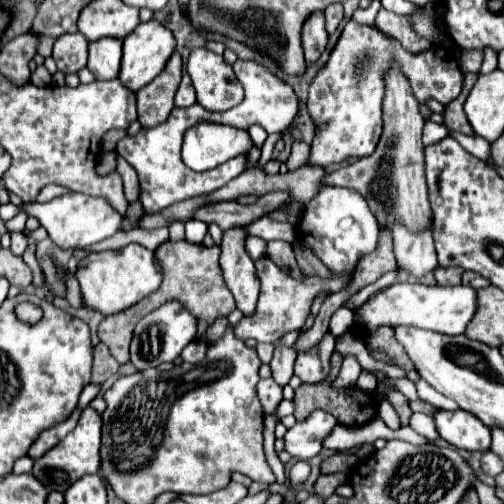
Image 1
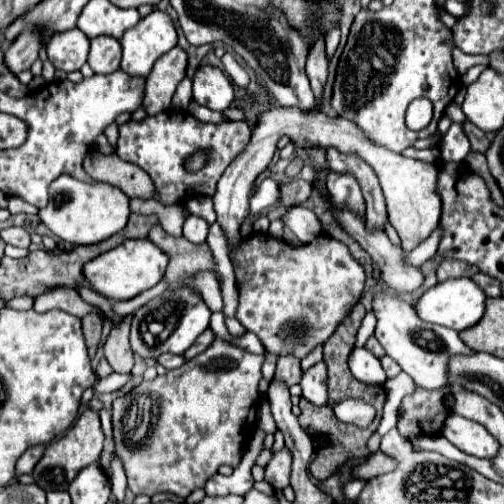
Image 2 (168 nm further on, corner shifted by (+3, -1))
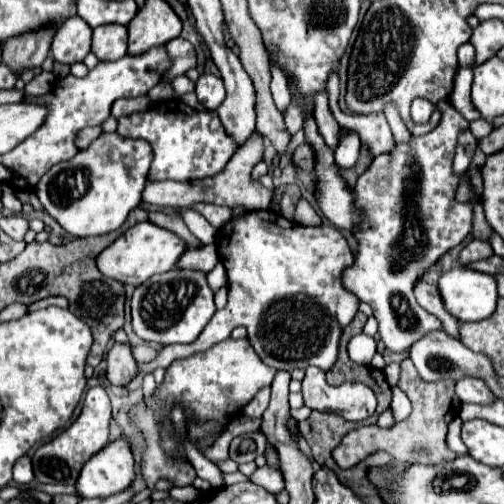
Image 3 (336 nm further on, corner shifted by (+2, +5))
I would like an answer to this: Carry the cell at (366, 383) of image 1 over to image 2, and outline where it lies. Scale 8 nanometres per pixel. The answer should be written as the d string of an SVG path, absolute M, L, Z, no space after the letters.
M353 348L349 354L349 370L357 380L367 384L385 384L387 380L379 358L373 356L367 348Z

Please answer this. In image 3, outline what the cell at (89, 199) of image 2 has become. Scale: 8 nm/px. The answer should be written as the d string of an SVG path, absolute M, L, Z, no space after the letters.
M102 132L86 150L72 160L54 164L38 182L36 196L44 210L72 236L102 236L118 230L130 210L142 200L144 182L152 162L152 148L146 140L126 140L120 134Z

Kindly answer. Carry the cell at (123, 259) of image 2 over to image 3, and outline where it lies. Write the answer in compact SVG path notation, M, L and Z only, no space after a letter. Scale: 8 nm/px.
M140 222L132 228L128 228L126 236L120 236L106 250L102 250L96 258L96 264L98 264L98 270L106 278L114 278L122 284L130 284L136 288L142 282L146 282L146 278L152 278L154 274L162 274L162 272L170 270L184 250L186 250L186 246L184 246L182 238L178 238L176 234L162 230L162 228L154 226L152 222Z

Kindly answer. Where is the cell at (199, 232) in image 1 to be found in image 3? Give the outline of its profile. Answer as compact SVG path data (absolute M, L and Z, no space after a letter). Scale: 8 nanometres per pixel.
M186 210L186 212L182 214L182 218L184 218L186 226L190 228L190 232L192 232L200 242L204 242L204 244L212 244L212 242L214 242L216 228L214 228L202 214L198 214L198 212L194 212L194 210Z

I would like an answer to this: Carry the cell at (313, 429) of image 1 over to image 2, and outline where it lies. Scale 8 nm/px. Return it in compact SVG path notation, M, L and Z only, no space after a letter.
M283 448L281 452L273 454L269 464L265 466L265 482L269 482L275 490L283 490L289 486L289 474L291 474L291 456L289 450Z

